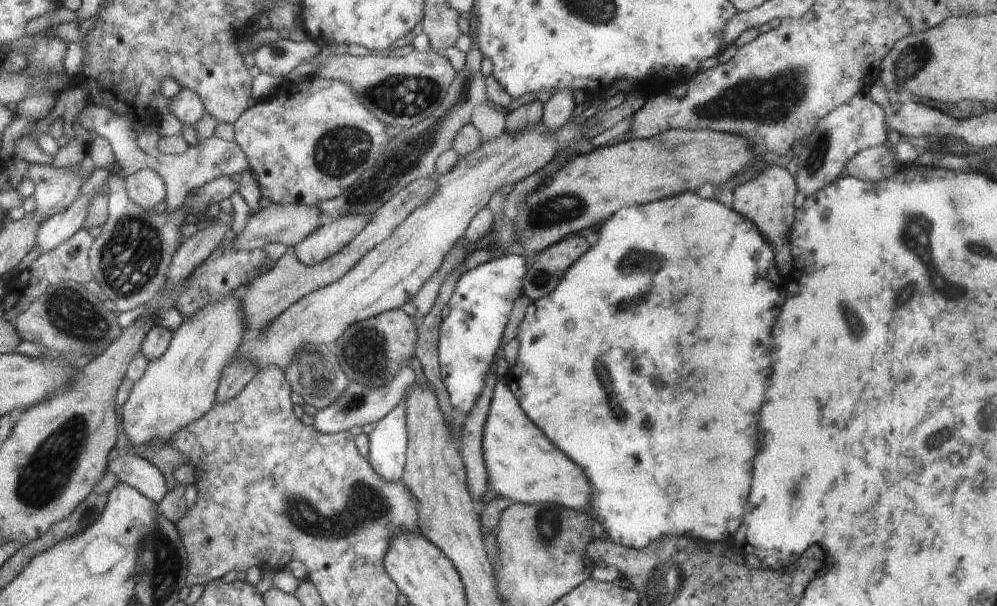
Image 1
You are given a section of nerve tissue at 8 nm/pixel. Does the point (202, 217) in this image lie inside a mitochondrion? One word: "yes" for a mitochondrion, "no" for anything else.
no

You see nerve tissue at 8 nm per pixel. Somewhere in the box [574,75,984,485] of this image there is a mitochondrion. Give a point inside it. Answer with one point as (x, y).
(916, 231)

